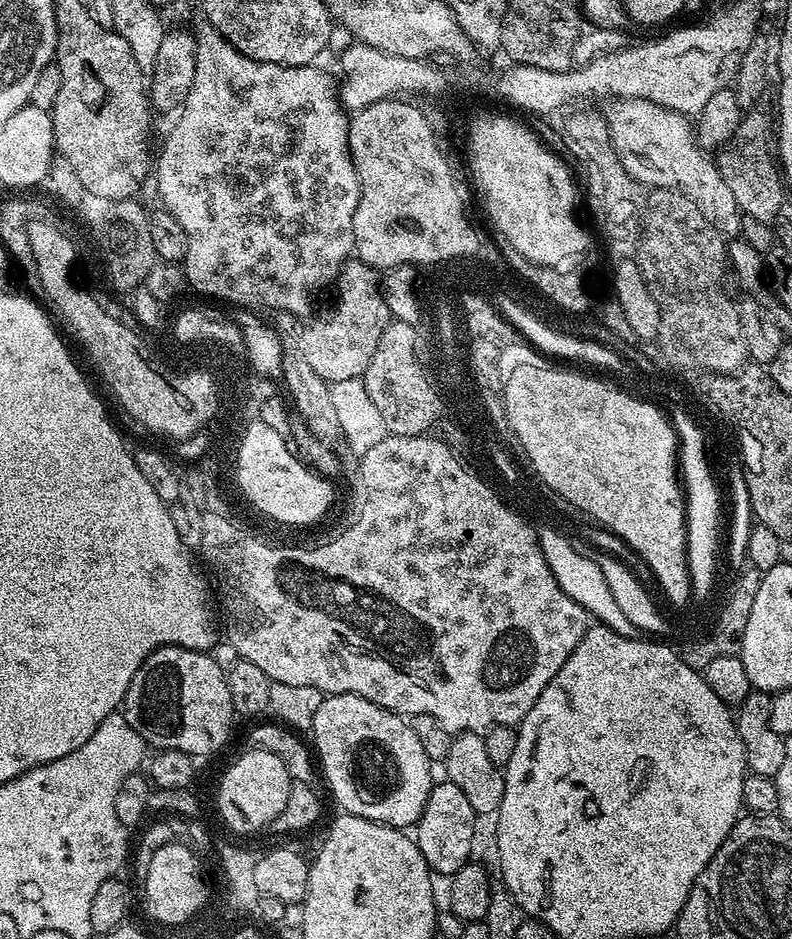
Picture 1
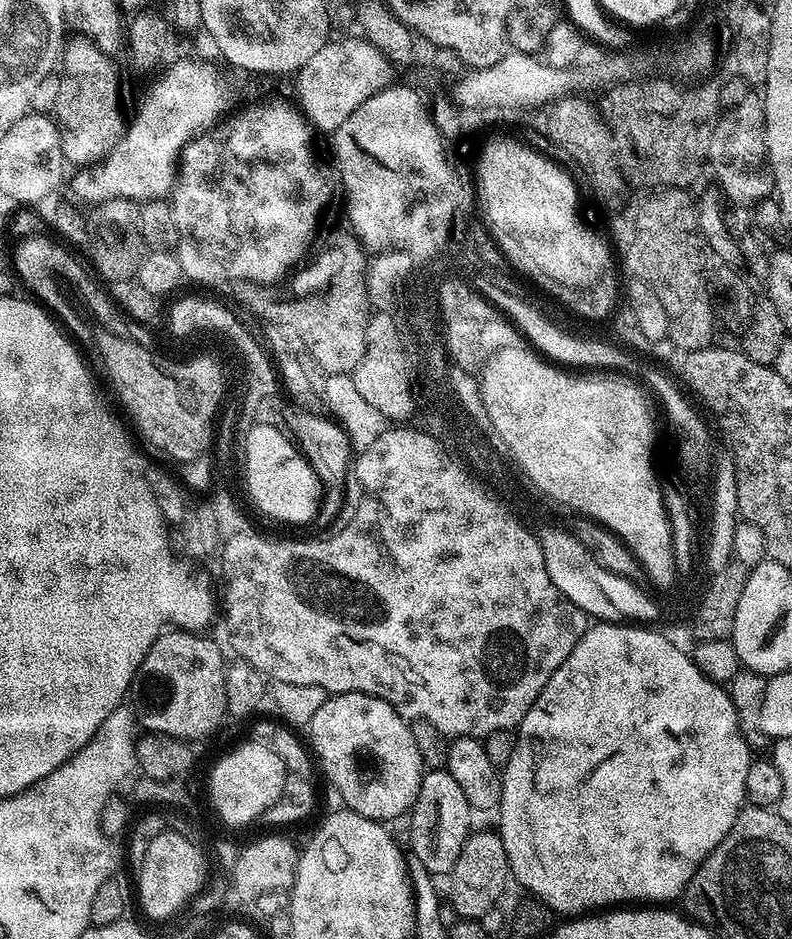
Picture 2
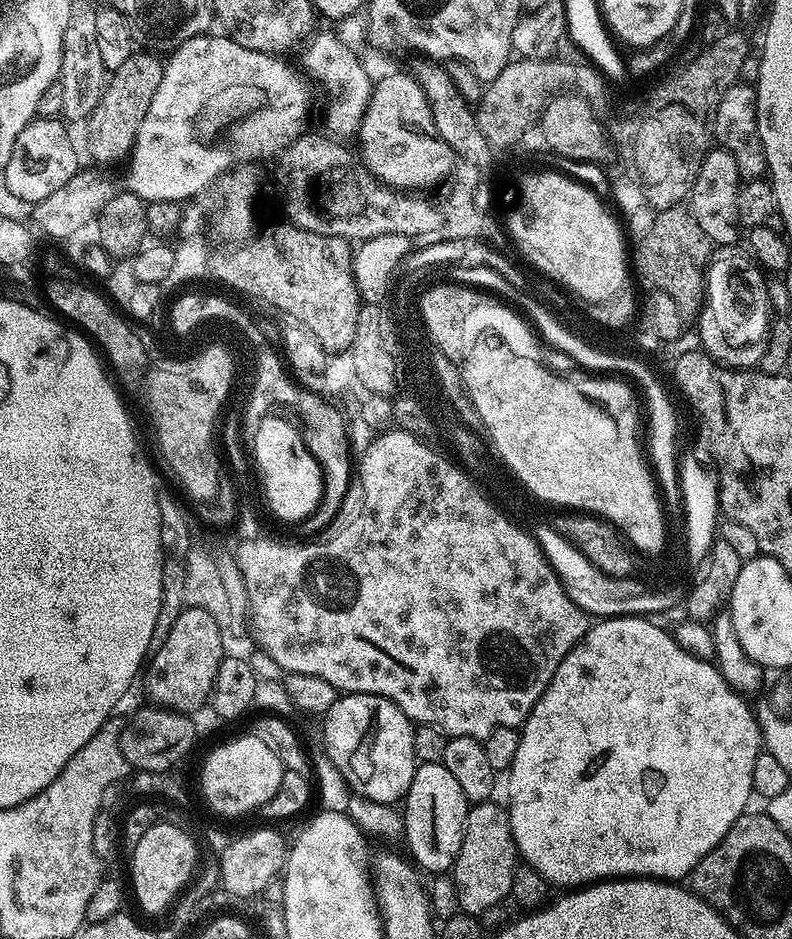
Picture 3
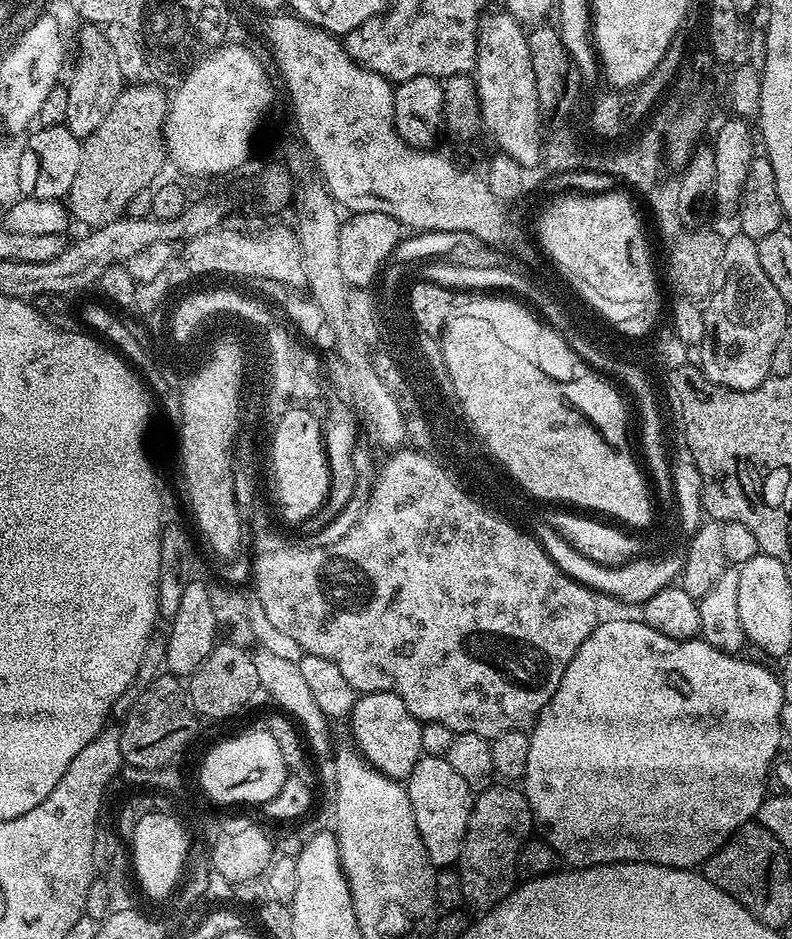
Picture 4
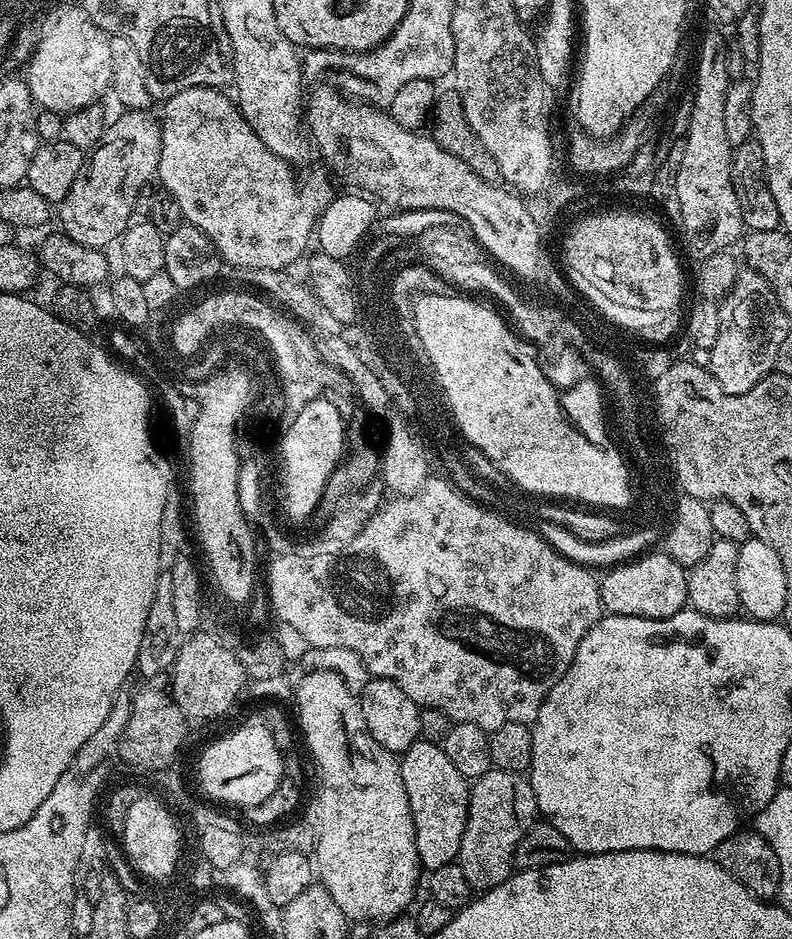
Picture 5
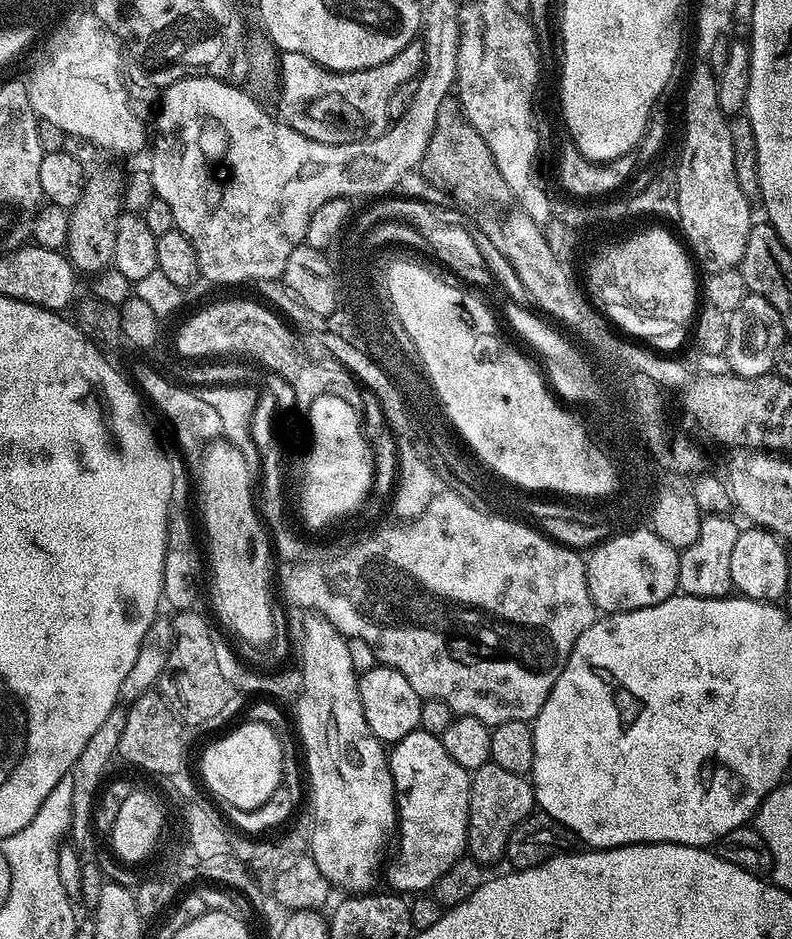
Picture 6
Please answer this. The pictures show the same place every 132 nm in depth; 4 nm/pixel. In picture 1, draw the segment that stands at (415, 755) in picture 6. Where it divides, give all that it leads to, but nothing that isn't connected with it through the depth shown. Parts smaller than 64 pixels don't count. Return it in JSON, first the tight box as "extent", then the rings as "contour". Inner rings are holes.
{"extent":[414,778,478,878],"contour":[[[447,778],[433,783],[428,792],[428,800],[419,820],[414,825],[414,839],[420,847],[422,858],[426,858],[433,873],[441,872],[444,878],[451,877],[463,864],[469,863],[472,852],[472,835],[476,832],[478,817],[474,806],[466,799],[466,794],[458,790]]]}

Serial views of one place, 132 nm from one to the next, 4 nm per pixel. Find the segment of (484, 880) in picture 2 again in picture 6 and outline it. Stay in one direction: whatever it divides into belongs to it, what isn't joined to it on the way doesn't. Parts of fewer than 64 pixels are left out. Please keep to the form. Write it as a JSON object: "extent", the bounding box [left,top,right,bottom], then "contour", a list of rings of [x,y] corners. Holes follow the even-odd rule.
{"extent":[468,763,534,865],"contour":[[[494,763],[483,764],[481,768],[475,769],[471,773],[472,785],[470,786],[470,798],[468,799],[468,847],[472,859],[480,861],[481,864],[491,865],[491,860],[496,860],[505,855],[508,839],[518,826],[534,811],[534,793],[532,785],[527,779],[518,774],[510,774],[510,770],[502,770],[502,766]]]}

